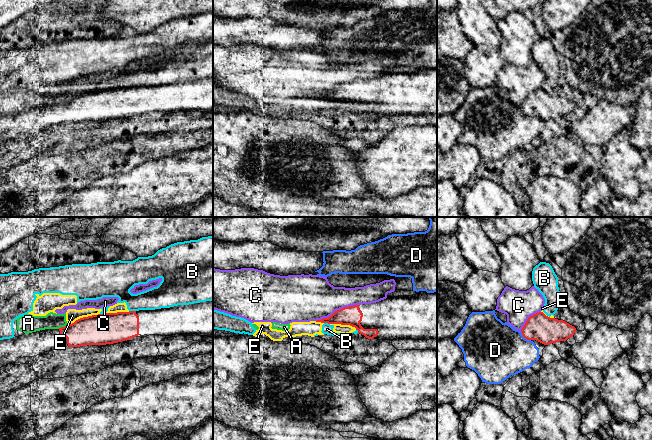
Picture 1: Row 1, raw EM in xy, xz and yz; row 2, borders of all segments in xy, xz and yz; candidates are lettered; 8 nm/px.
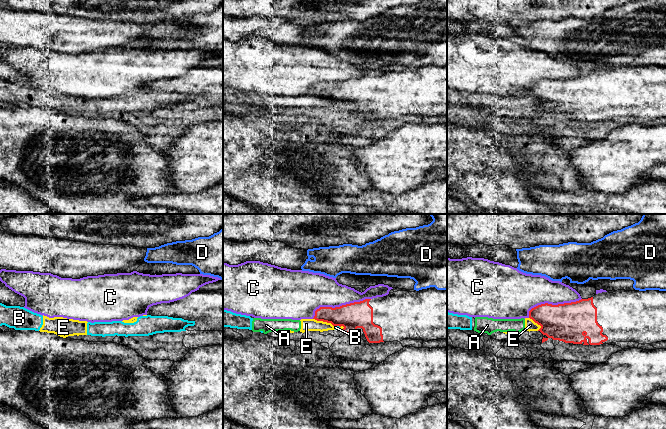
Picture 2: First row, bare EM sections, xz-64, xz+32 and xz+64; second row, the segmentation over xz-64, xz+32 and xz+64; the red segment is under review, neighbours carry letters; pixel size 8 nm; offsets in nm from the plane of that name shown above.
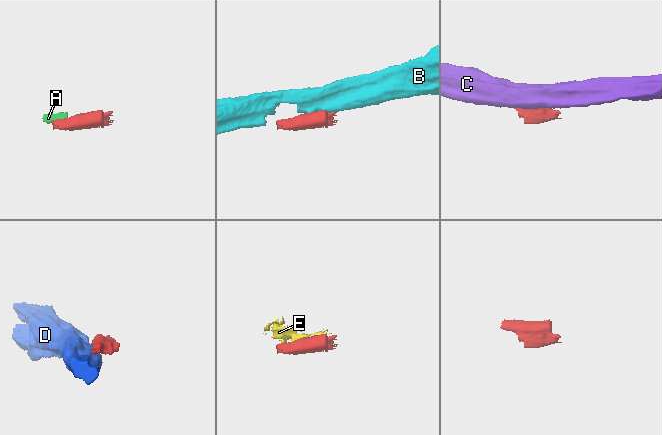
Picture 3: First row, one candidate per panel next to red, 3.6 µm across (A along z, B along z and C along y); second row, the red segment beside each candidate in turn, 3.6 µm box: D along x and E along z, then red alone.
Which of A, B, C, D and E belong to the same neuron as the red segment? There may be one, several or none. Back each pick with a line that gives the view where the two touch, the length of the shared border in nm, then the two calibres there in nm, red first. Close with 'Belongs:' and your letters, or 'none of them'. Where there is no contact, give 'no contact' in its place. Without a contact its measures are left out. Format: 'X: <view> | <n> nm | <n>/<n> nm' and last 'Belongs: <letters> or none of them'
Belongs: none of them

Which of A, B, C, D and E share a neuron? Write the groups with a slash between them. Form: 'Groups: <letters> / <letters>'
Groups: A B E / C / D

